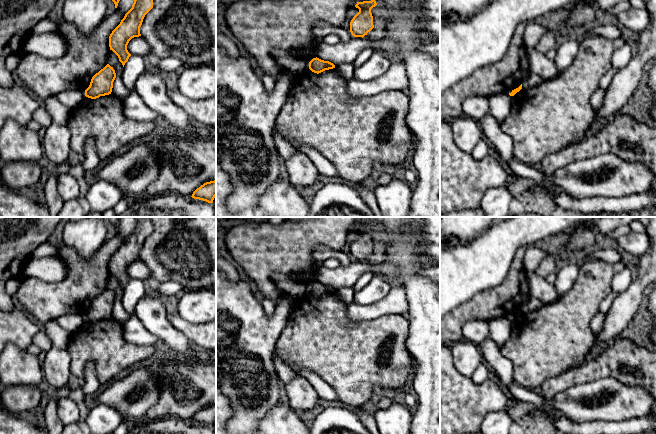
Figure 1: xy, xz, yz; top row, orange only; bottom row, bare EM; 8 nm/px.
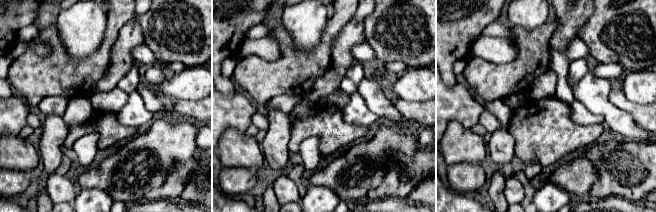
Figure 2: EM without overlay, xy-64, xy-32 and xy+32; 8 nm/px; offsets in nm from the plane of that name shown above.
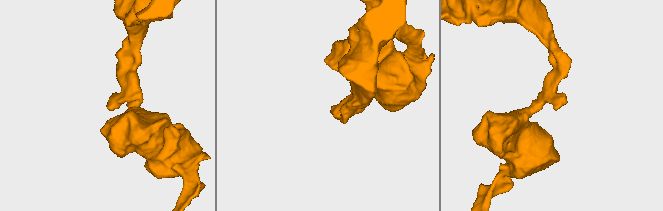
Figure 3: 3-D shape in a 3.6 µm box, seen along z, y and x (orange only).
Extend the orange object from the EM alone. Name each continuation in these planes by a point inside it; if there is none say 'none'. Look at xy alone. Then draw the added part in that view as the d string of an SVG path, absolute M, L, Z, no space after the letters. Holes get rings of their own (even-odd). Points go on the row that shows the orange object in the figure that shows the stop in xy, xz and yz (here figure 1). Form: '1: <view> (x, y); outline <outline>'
none

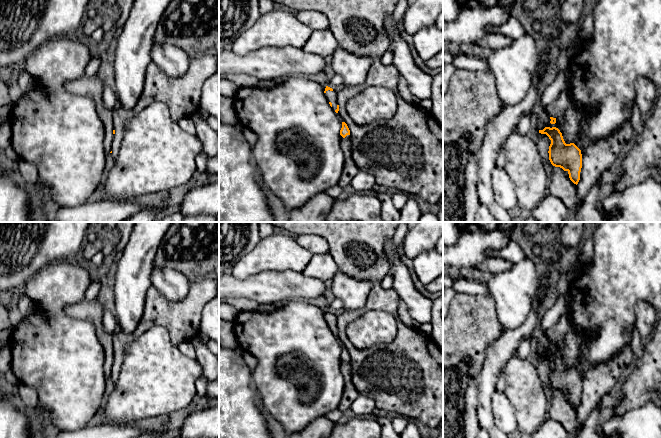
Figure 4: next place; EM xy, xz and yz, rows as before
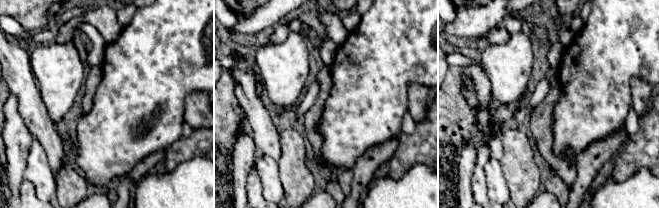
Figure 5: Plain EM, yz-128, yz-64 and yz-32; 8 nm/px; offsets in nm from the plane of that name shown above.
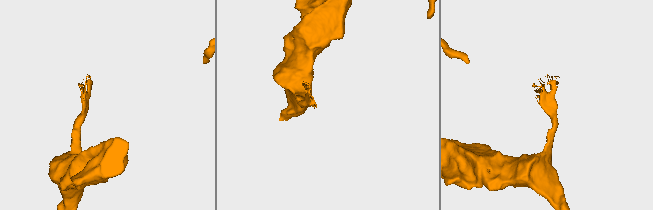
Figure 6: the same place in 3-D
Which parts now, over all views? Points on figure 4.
1: xz (330, 95); outline M333 89L332 91L328 90L325 93L327 100L332 103L332 109L334 111L337 109L337 105L338 105L337 100L336 100L337 90L338 89Z

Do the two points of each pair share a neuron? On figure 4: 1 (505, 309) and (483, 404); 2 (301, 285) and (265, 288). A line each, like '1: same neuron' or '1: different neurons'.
1: different neurons
2: same neuron

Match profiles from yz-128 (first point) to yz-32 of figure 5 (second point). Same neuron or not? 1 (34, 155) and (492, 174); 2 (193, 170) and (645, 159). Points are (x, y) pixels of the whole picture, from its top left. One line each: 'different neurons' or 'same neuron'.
1: same neuron
2: different neurons

